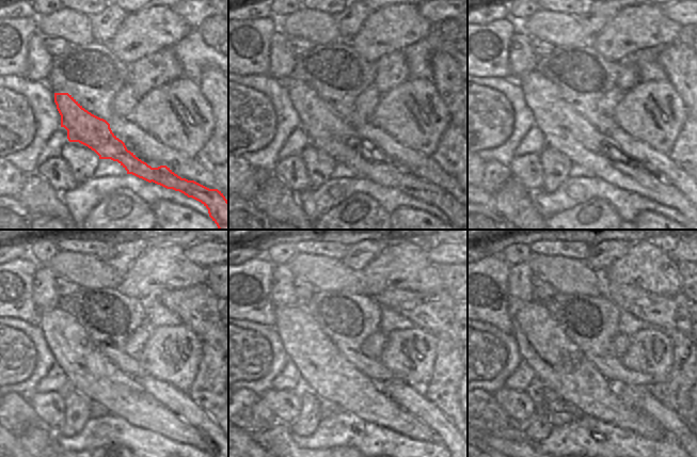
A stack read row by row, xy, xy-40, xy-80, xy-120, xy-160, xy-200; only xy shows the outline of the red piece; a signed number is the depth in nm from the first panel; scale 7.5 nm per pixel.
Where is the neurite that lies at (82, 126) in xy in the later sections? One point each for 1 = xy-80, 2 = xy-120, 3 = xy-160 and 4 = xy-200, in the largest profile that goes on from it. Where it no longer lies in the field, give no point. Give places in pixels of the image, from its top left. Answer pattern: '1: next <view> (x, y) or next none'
1: next xy-80 (566, 130)
2: next xy-120 (89, 372)
3: next xy-160 (325, 371)
4: next xy-200 (542, 344)

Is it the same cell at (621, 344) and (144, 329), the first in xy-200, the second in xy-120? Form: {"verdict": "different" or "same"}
{"verdict": "same"}

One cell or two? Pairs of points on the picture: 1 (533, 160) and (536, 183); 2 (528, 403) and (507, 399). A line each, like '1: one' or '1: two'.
1: one
2: one

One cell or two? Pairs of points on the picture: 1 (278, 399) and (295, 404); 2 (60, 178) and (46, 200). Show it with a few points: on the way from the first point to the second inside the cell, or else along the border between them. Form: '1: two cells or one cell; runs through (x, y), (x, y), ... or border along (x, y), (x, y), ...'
1: one cell; runs through (282, 399), (285, 397), (290, 399)
2: two cells; border along (36, 170), (60, 193)

